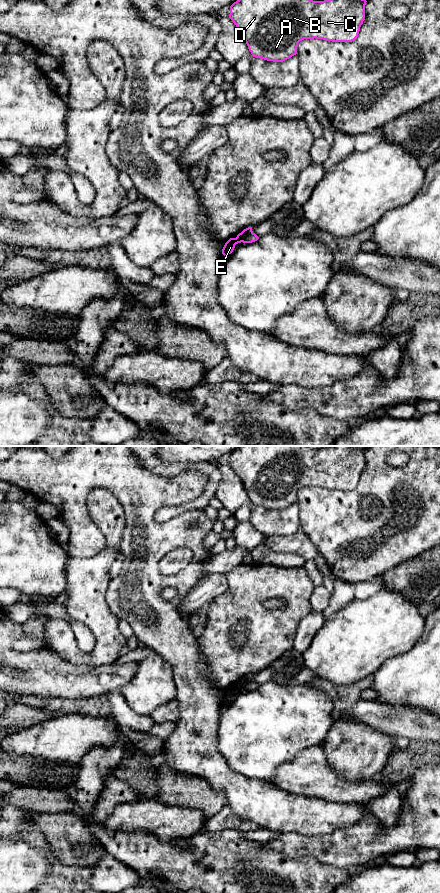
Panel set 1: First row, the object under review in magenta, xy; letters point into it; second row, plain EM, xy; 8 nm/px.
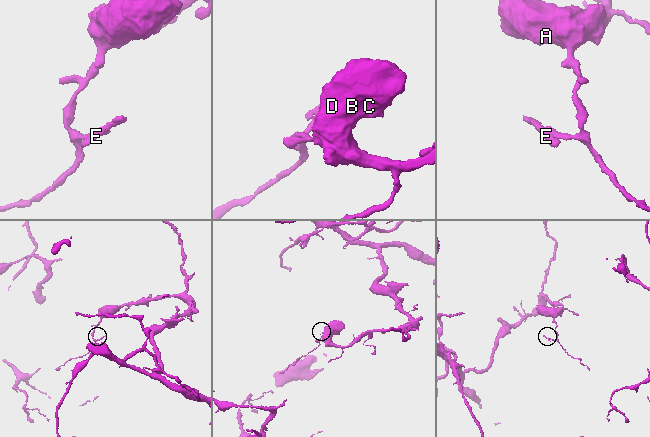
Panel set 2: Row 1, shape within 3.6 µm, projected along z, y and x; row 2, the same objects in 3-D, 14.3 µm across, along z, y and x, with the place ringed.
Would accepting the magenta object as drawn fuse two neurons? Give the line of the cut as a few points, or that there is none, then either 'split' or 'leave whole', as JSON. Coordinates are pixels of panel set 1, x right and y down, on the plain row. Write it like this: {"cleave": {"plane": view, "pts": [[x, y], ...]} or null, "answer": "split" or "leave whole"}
{"cleave": {"plane": "xy", "pts": [[242, 679], [241, 689]]}, "answer": "split"}

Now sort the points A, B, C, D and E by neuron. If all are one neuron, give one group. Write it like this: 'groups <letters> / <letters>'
groups A B C D / E

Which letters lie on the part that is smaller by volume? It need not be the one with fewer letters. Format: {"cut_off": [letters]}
{"cut_off": ["E"]}

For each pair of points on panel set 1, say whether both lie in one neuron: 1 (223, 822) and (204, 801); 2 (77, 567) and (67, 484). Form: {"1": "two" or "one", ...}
{"1": "two", "2": "two"}

